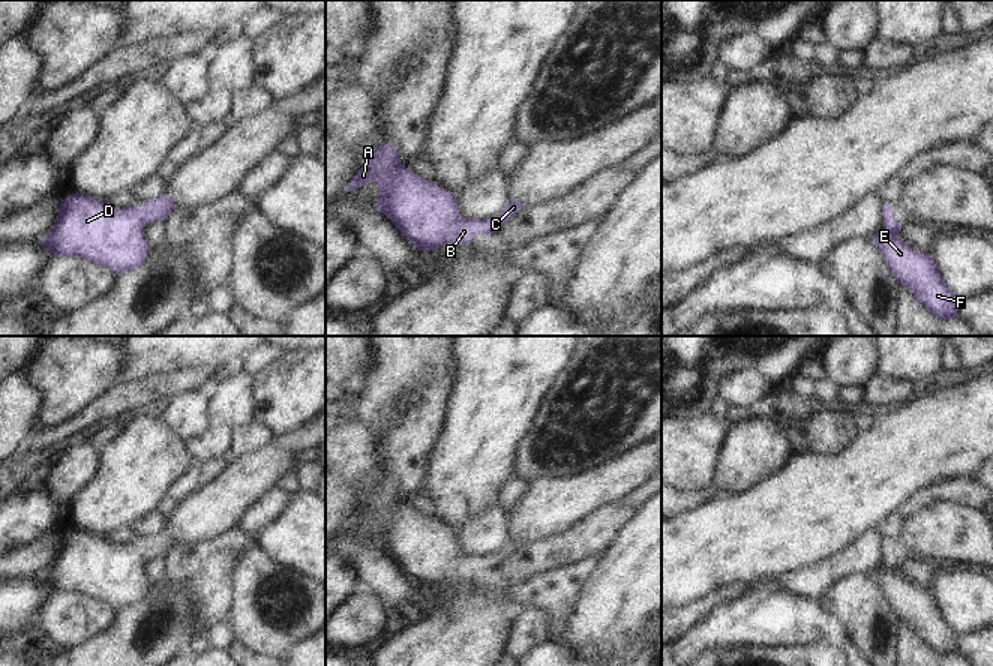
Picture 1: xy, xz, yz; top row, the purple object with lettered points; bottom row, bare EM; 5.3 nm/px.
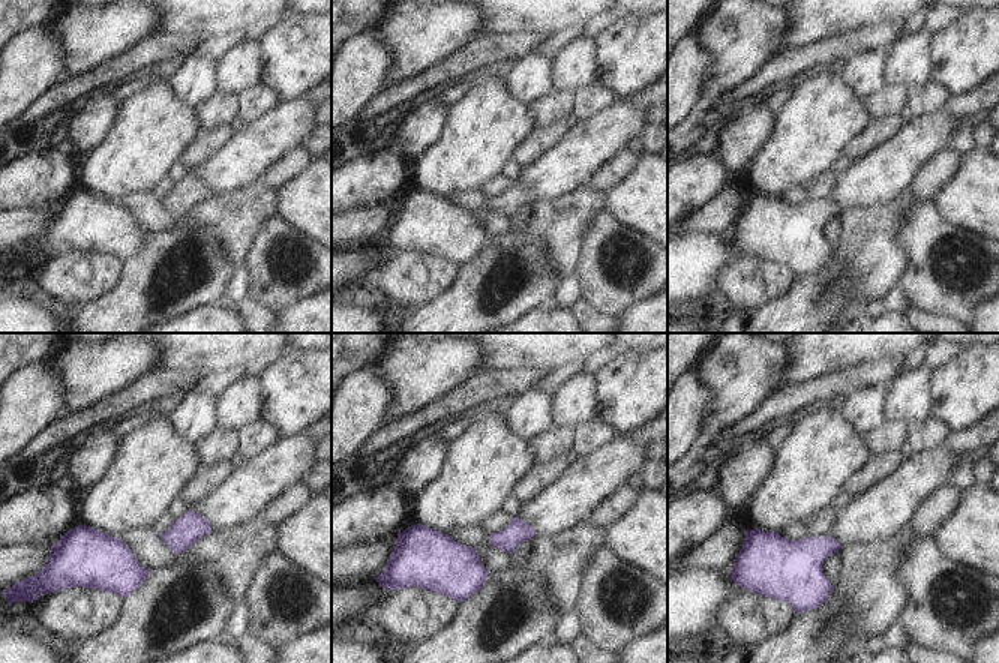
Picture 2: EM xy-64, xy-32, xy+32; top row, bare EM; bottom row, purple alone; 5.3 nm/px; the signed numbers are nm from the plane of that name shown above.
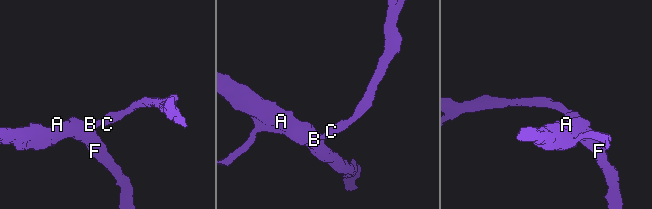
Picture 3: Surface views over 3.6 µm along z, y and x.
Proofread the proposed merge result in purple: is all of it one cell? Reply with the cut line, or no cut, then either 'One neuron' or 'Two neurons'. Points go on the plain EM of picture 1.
No split. One neuron.

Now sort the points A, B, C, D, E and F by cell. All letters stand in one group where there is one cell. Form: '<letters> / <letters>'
A B C D E F

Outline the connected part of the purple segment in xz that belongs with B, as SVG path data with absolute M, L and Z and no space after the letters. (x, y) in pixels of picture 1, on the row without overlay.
M390 480L368 488L364 502L356 508L348 526L368 518L380 524L376 546L423 588L444 580L471 579L478 568L498 568L524 546L524 540L508 536L490 555L478 558L462 554L456 531L405 504Z

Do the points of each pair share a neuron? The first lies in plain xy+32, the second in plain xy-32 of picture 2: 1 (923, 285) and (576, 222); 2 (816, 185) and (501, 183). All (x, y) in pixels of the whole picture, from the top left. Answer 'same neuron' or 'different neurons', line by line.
1: different neurons
2: same neuron

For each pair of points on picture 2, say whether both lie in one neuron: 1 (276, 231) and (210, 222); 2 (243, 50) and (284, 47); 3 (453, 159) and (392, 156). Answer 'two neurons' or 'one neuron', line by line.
1: two neurons
2: two neurons
3: two neurons

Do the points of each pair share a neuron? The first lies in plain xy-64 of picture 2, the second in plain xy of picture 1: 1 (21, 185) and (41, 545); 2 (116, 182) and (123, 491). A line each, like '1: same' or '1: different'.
1: different
2: same

